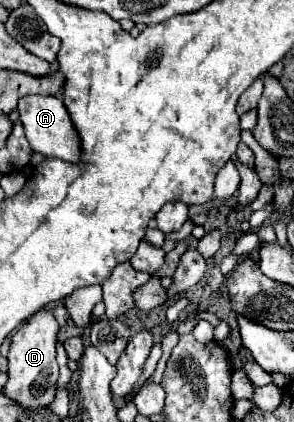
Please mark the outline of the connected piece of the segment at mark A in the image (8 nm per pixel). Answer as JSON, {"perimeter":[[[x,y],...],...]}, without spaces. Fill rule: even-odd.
{"perimeter":[[[28,95],[18,101],[18,113],[20,121],[26,131],[26,139],[32,147],[32,151],[42,153],[44,157],[56,157],[62,161],[78,163],[80,161],[80,147],[78,147],[78,137],[74,133],[70,115],[66,113],[66,107],[62,105],[62,99],[56,95]]]}

